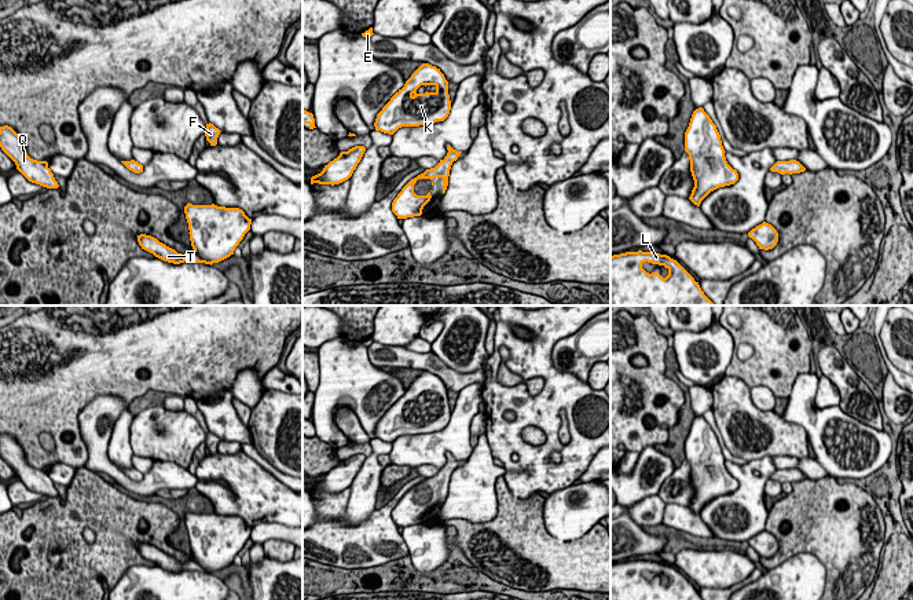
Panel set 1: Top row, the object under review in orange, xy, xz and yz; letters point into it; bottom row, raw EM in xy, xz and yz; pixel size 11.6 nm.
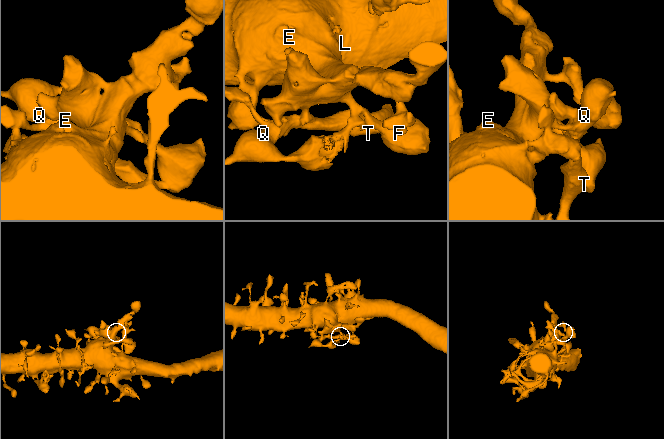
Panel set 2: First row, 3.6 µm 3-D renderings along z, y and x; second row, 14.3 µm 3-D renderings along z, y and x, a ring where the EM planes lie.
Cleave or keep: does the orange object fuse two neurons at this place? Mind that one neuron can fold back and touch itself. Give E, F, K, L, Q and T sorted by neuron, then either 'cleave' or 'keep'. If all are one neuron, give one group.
groups E F K L / Q T; cleave

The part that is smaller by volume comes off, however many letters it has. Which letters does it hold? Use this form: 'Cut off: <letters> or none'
Cut off: Q, T

